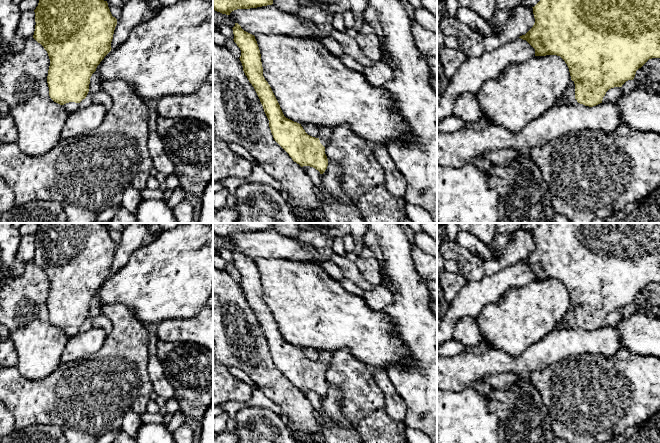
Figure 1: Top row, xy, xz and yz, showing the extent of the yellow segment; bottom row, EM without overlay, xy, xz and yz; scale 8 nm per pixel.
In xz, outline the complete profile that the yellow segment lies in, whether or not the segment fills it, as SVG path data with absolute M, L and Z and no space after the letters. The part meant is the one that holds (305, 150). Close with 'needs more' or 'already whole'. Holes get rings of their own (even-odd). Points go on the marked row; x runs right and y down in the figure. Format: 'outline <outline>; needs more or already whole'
outline M238 23L232 29L233 40L241 50L239 59L243 71L260 99L274 140L301 167L310 166L323 174L328 166L325 147L332 137L333 128L317 126L319 137L315 138L308 135L301 124L286 118L263 76L261 54L255 36L244 31Z; needs more

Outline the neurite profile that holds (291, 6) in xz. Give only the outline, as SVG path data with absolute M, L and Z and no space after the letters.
M273 0L273 5L289 13L296 13L300 6L297 0Z

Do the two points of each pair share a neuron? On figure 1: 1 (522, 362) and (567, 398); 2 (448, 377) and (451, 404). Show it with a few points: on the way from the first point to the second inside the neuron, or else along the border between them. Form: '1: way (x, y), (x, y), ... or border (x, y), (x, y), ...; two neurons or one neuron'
1: border (556, 362), (542, 369), (536, 369), (530, 374); two neurons
2: border (470, 386), (458, 391), (447, 390); two neurons

